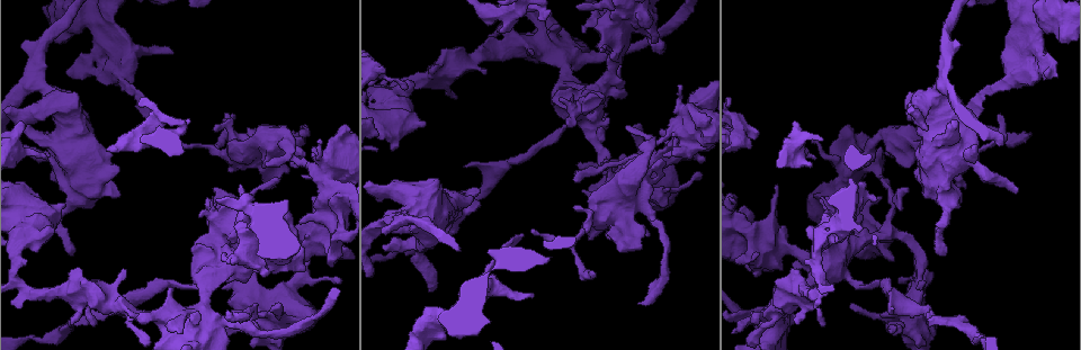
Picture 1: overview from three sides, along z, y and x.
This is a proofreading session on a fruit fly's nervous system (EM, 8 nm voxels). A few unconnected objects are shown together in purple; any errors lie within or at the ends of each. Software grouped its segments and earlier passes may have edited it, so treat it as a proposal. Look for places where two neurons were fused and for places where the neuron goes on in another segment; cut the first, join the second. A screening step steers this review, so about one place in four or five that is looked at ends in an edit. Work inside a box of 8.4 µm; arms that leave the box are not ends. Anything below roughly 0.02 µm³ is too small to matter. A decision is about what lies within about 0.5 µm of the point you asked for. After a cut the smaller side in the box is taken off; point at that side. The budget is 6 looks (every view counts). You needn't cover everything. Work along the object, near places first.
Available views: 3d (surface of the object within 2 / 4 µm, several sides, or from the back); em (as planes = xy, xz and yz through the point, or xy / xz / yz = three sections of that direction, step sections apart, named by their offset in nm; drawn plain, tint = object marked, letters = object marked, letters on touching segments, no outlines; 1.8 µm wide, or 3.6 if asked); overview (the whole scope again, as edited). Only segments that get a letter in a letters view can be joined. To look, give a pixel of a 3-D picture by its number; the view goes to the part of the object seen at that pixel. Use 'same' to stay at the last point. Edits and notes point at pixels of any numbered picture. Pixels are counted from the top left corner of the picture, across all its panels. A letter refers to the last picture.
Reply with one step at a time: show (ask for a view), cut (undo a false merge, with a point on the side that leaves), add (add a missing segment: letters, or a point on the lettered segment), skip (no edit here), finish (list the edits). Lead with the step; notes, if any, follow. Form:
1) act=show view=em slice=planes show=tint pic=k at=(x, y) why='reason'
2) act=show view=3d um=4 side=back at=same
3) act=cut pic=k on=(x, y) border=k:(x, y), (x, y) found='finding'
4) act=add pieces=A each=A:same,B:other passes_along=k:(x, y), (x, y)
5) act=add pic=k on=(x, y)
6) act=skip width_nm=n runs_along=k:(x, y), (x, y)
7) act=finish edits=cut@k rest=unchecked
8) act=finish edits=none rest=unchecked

act=show view=3d um=2 pic=1 at=(22, 124) why='free end'

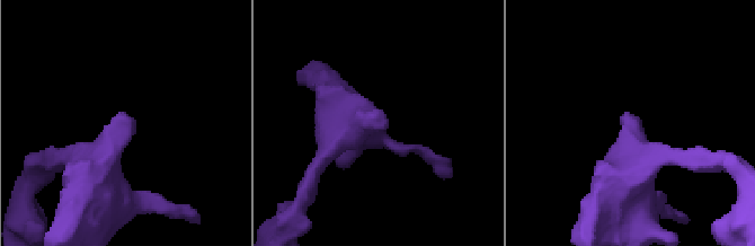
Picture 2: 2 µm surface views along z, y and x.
act=show view=em slice=planes show=letters pic=2 at=(129, 124)

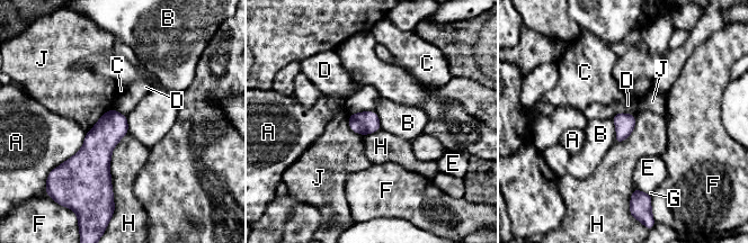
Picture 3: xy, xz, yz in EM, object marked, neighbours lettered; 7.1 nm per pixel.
act=skip each=A:other,B:other,C:other,D:other,E:other,F:other,G:other,H:other,J:other border=3:(349, 113), (373, 111), (381, 127) found='no lettered segment goes on from it'

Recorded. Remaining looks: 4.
act=show view=em slice=planes show=letters pic=1 at=(105, 84) why='an open end'

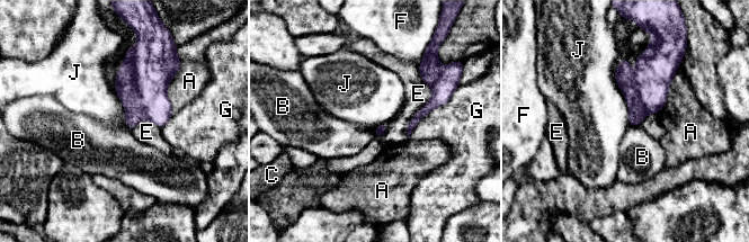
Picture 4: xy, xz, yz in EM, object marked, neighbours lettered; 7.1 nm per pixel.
act=cut pic=4 on=(125, 81) each=A:other,B:other,C:other,E:other,F:other,G:other,J:other part_leaving=4:(128, 59), (131, 124) found='a second neuron is stuck on'

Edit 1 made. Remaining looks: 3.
act=show view=3d um=4 side=back pic=1 at=(203, 282) why='sudden change in width'

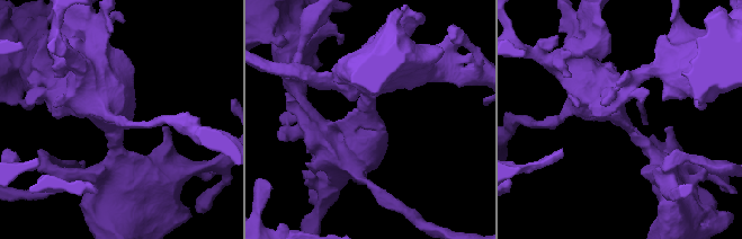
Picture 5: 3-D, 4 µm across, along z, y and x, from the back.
act=show view=em um=3.6 slice=planes show=plain pic=5 at=(367, 118) arm_widths_nm=240,700

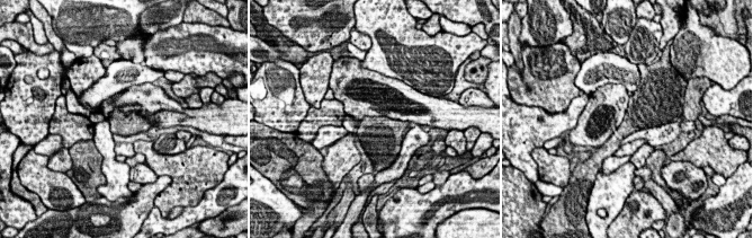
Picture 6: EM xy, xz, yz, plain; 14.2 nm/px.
act=show view=em um=3.6 slice=planes show=letters at=same why='what lies round it'

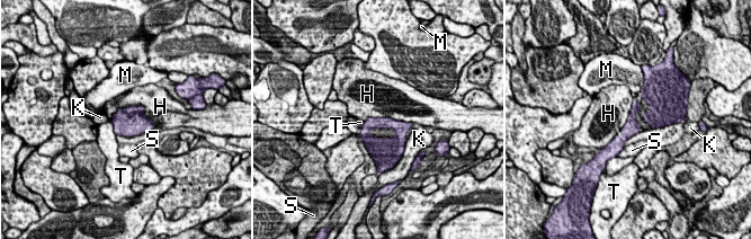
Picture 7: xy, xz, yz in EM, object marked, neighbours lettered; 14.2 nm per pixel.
act=skip each=H:other,K:other,M:other,S:other,T:other runs_along=7:(635, 105), (632, 126), (610, 147) found='one neuron here'

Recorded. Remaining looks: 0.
act=finish edits=cut@4 rest=unchecked

